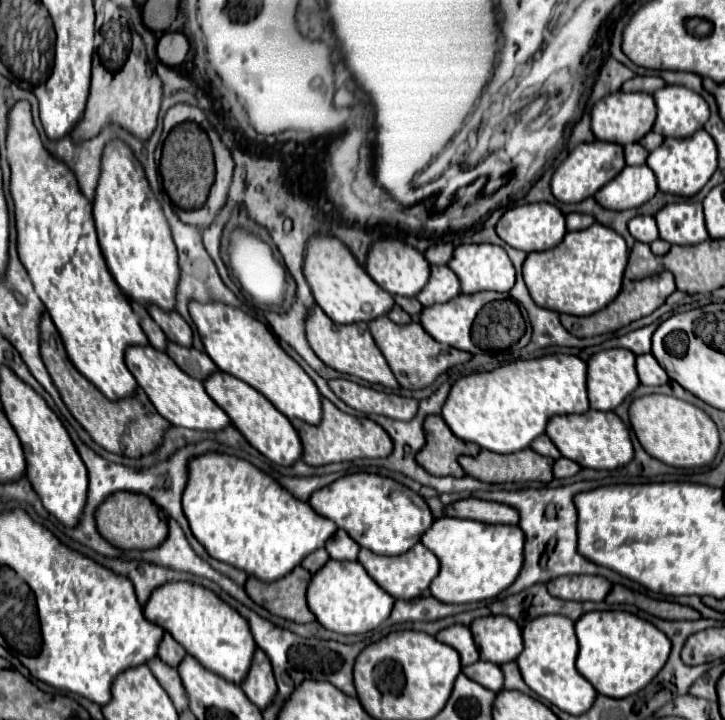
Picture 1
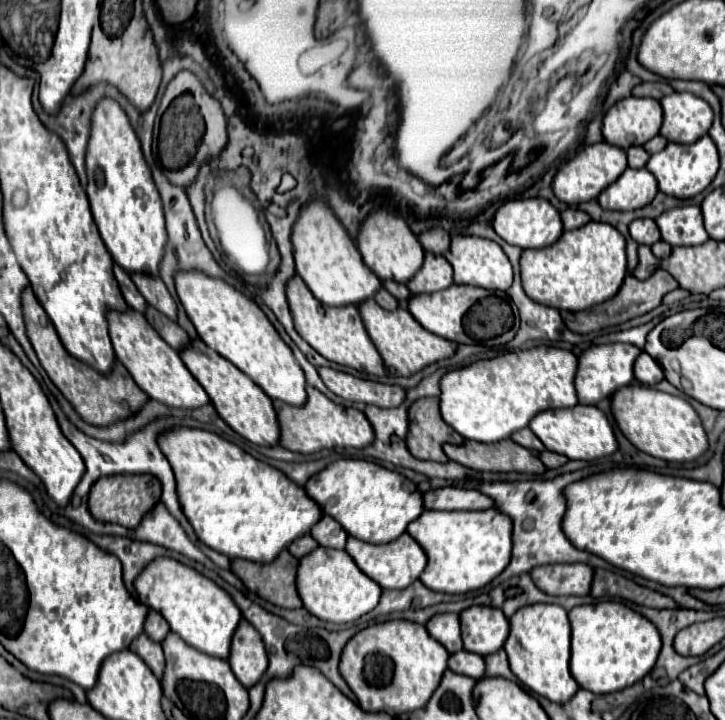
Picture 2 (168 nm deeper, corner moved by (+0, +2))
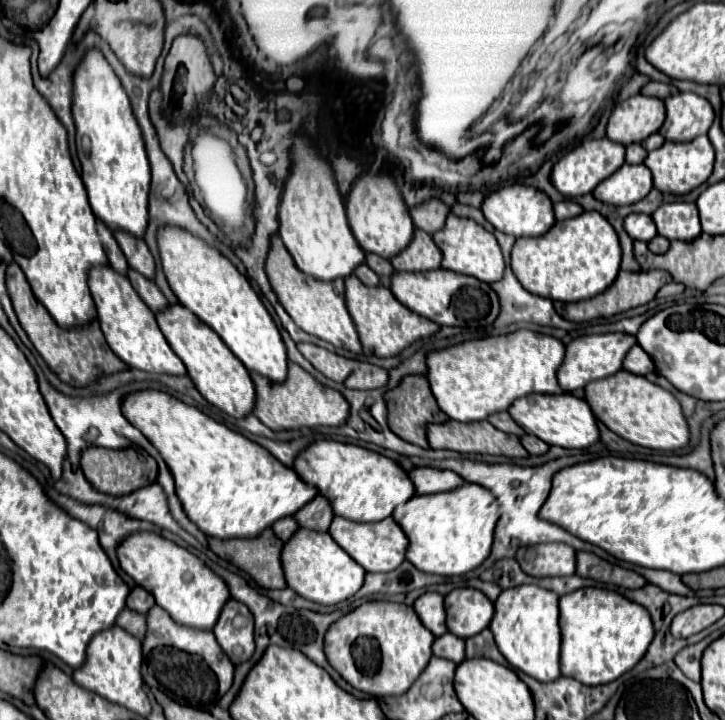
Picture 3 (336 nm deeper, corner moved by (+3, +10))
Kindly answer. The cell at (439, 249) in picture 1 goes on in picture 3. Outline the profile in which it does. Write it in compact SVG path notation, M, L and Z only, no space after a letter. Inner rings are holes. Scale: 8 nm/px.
M433 198L421 206L415 206L409 210L411 220L419 230L425 230L427 234L435 234L445 226L445 218L449 214L449 206L445 206L441 200Z

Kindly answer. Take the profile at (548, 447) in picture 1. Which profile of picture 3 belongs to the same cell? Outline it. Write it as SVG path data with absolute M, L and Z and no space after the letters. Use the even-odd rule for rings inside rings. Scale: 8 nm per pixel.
M507 412L493 414L493 416L489 418L489 422L491 422L495 428L499 428L499 430L503 430L503 432L507 432L507 434L515 434L515 436L523 436L523 434L525 434L525 430L523 430Z

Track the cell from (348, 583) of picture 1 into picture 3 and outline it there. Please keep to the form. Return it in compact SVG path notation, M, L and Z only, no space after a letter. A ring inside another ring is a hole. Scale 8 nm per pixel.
M299 528L295 536L283 546L281 562L287 586L299 596L323 606L333 606L351 598L365 582L365 570L355 560L351 560L349 554L327 532Z

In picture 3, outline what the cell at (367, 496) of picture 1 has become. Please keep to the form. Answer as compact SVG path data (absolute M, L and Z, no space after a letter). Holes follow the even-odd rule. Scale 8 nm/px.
M333 440L313 442L297 456L293 468L303 482L315 486L319 494L331 502L337 516L353 522L381 522L383 518L389 518L399 504L405 504L415 496L413 482L399 464L355 444Z

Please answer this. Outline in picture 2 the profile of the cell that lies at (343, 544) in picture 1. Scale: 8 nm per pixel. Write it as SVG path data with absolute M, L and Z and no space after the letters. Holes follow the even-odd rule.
M324 514L322 520L310 528L310 536L320 546L328 546L328 548L344 548L348 538L342 526L338 526L338 522L334 522L334 518L330 518L328 514Z

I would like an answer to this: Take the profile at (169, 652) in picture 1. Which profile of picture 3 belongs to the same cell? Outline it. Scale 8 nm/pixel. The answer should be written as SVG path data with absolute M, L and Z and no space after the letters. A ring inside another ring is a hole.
M133 588L129 598L127 598L127 608L135 610L139 614L147 614L151 610L151 606L155 606L155 598L151 598L151 594L143 588Z

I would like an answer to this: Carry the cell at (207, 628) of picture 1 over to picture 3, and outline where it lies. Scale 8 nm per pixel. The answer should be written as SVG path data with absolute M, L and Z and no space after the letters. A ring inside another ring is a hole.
M153 532L131 534L117 548L117 552L123 572L127 572L137 582L137 586L143 586L149 594L153 594L155 602L167 610L175 622L195 630L215 628L215 622L219 620L219 614L231 596L227 584L195 554Z

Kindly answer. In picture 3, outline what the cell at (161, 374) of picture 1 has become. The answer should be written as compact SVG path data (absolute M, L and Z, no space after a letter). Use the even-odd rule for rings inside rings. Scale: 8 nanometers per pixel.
M95 268L89 274L89 290L95 300L97 316L101 330L105 334L107 344L111 350L129 366L143 372L153 374L171 374L171 376L185 376L185 364L167 344L165 336L161 334L155 314L147 308L147 304L137 296L129 280L121 274L117 274L113 268Z

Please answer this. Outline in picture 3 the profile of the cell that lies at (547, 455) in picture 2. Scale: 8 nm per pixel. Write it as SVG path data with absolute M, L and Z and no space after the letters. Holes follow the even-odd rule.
M525 434L525 436L521 438L521 444L523 444L523 446L525 446L525 450L527 450L529 454L533 454L533 456L545 454L545 452L549 450L549 444L545 444L543 440L539 440L539 438L531 436L531 434Z

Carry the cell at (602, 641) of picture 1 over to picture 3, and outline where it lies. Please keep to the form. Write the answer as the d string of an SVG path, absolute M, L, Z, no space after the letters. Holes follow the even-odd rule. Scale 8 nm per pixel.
M581 588L565 594L561 596L559 612L563 638L561 674L575 678L587 686L607 684L629 672L643 658L655 634L647 610L611 590Z

